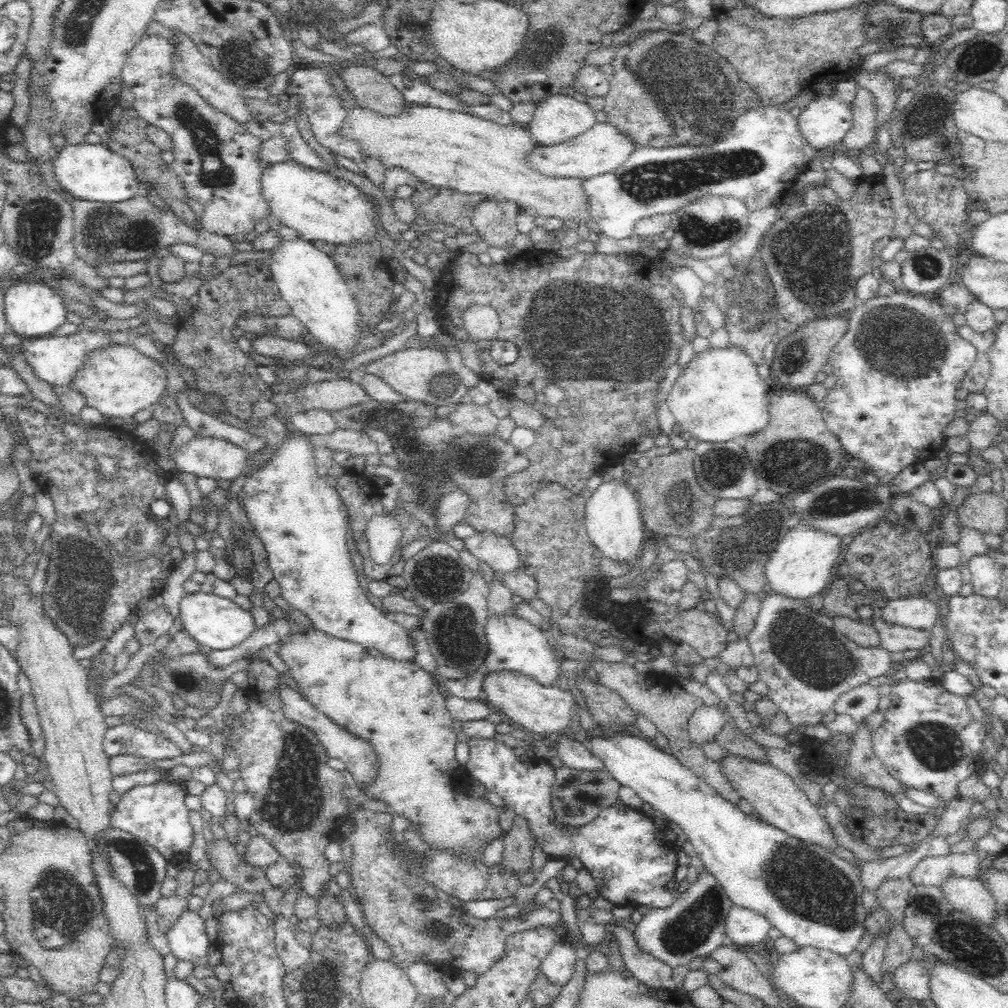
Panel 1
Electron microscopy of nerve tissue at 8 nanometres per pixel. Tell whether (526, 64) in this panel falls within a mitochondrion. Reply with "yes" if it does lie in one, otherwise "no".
yes

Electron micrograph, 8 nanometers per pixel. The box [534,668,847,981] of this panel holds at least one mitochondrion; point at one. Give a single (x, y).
(687, 932)

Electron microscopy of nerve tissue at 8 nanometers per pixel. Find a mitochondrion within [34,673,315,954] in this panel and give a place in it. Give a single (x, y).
(142, 871)

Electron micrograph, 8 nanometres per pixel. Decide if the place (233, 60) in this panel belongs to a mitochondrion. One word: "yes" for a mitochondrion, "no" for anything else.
yes

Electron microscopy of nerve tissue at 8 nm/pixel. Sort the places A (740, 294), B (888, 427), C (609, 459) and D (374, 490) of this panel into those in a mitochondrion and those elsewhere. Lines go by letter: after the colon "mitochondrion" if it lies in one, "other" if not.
A: mitochondrion
B: other
C: other
D: other

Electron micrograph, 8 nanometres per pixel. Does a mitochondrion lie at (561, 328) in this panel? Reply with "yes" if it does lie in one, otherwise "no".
yes

